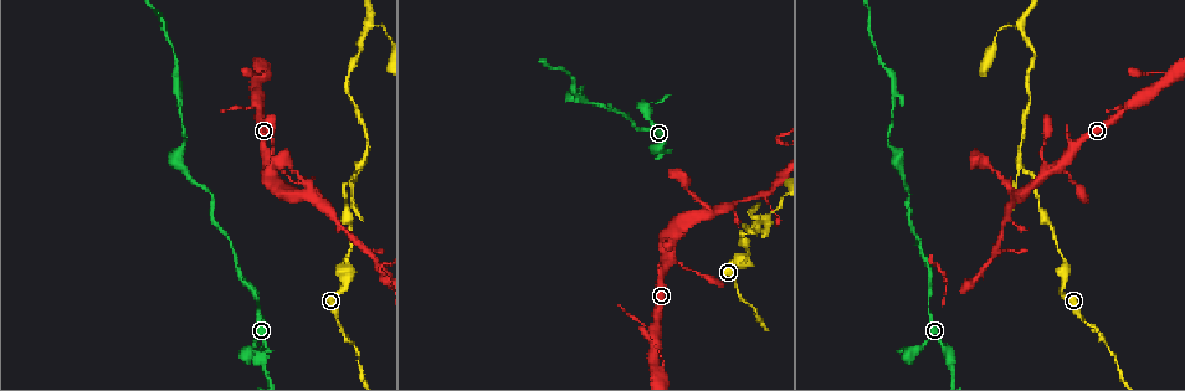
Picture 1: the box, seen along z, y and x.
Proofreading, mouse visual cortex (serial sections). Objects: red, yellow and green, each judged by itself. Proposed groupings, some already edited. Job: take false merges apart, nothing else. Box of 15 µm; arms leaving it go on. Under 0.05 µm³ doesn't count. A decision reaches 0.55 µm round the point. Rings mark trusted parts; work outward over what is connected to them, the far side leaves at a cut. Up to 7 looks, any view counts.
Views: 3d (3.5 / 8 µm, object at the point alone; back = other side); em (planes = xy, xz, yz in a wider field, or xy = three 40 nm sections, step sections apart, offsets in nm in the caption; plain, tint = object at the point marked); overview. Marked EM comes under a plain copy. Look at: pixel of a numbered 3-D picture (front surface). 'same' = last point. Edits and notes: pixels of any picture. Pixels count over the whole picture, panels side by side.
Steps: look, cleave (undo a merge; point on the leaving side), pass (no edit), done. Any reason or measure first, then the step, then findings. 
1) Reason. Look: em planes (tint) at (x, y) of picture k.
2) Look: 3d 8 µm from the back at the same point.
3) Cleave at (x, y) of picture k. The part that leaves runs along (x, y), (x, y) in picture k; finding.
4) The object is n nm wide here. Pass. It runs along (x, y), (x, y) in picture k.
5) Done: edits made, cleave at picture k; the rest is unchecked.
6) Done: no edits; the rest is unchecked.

Look: 3d 3.5 µm at (258, 300) of picture 1.

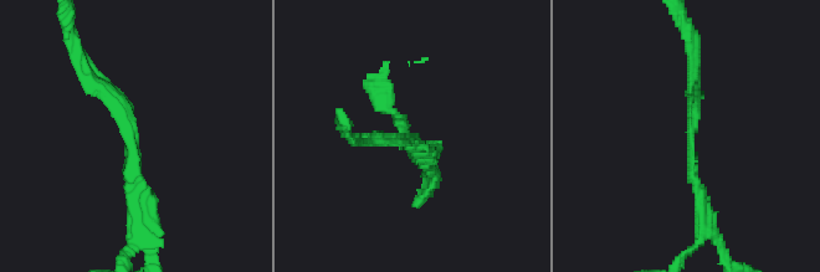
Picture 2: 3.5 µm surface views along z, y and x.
The arms are 150, 200 nm wide. Look: em planes (tint) at (128, 141) of picture 2.

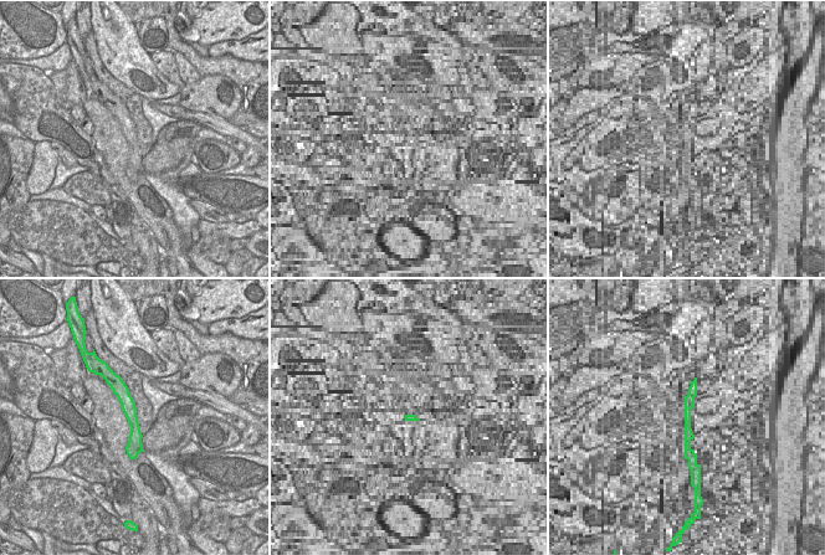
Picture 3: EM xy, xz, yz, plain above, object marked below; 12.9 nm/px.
Pass. One cell here.

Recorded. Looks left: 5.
Small branch off a trunk. Look: 3d 8 µm at (1059, 164) of picture 1.

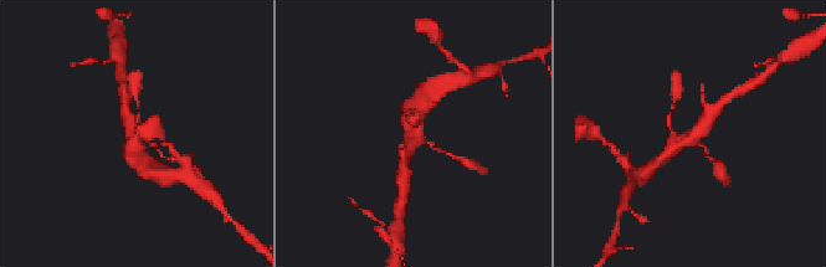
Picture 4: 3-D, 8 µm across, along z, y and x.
4 arms meet here; the arms are 100, 150, 350, 400 nm wide; now the EM. Look: em xy step 1 (tint) at (691, 137) of picture 4.

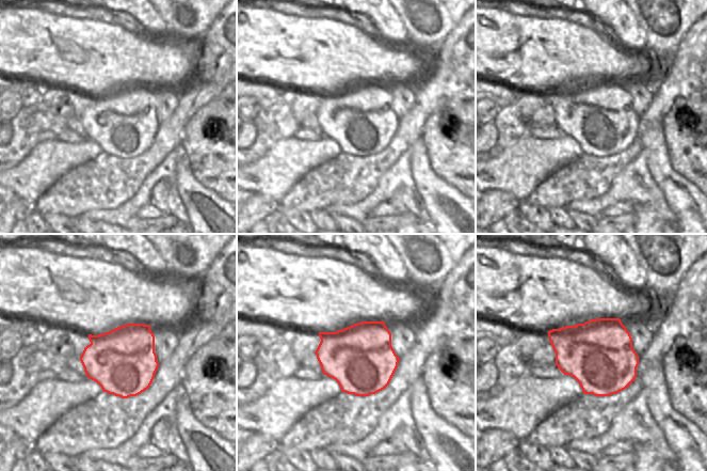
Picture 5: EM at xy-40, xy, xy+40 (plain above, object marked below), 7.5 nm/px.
Pass. It runs along (716, 111), (666, 157) in picture 4; all the same cell.

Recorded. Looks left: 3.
Sudden change in width. Look: 3d 8 µm at (695, 198) of picture 1.

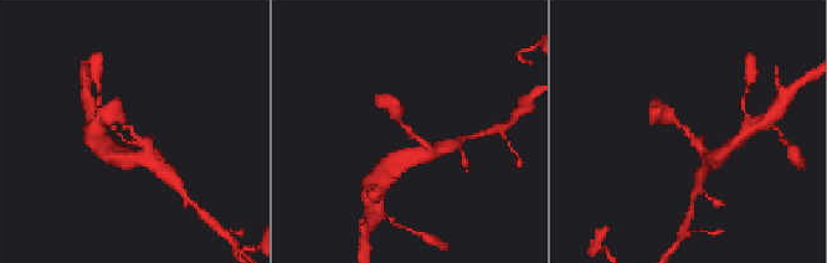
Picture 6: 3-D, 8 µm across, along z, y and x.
Closer look. Look: 3d 3.5 µm at (685, 129) of picture 6.

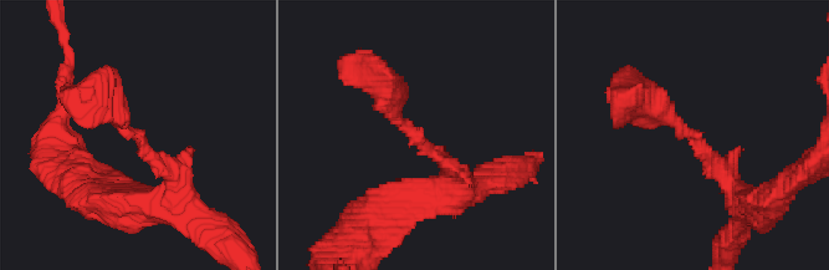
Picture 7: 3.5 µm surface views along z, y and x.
Look: em xy step 5 (tint) at (419, 138) of picture 7.

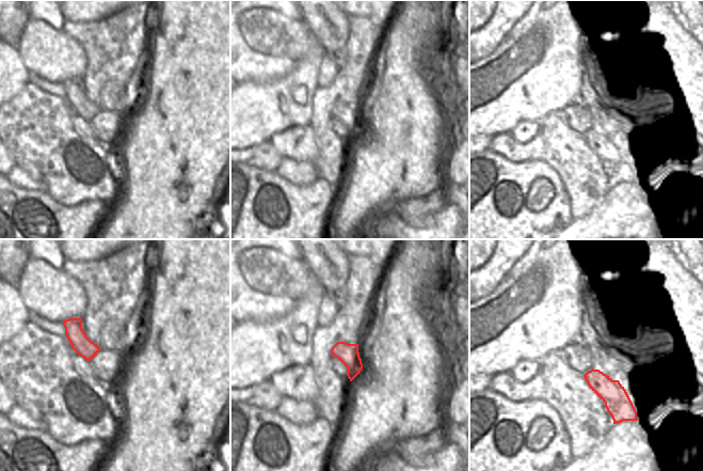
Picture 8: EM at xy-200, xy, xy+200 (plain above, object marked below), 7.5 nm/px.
The arms are 250, 350 nm wide. Pass. It runs along (746, 204), (691, 132), (638, 97) in picture 7; one cell here.

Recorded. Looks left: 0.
Done: no edits; the rest is unchecked.

